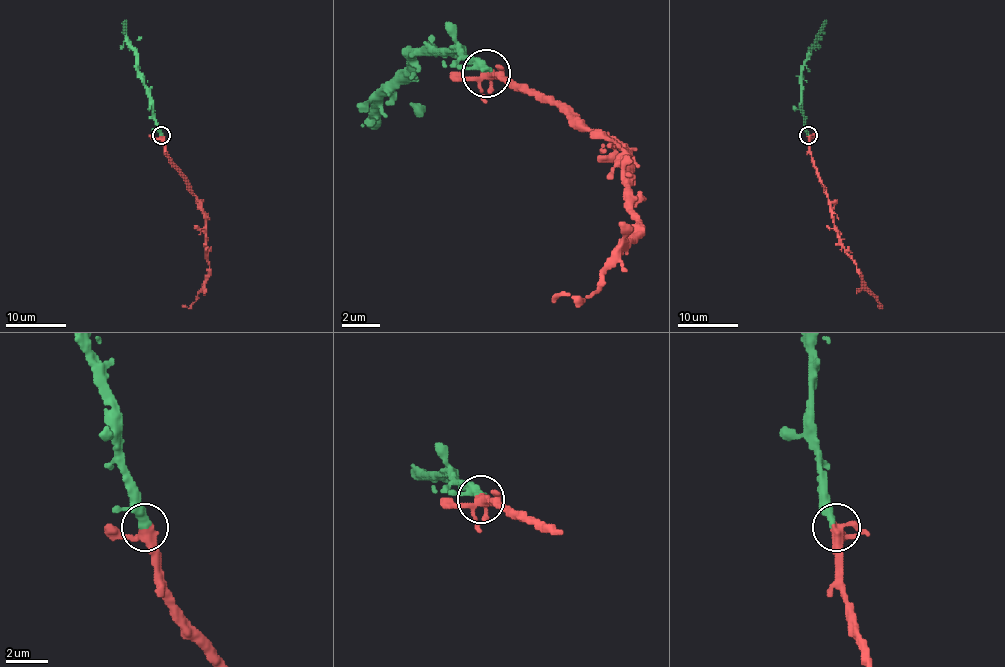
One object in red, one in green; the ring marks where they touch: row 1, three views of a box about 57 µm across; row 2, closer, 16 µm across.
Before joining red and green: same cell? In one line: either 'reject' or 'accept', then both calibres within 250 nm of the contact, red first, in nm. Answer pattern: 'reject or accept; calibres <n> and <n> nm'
accept; calibres 320 and 280 nm

